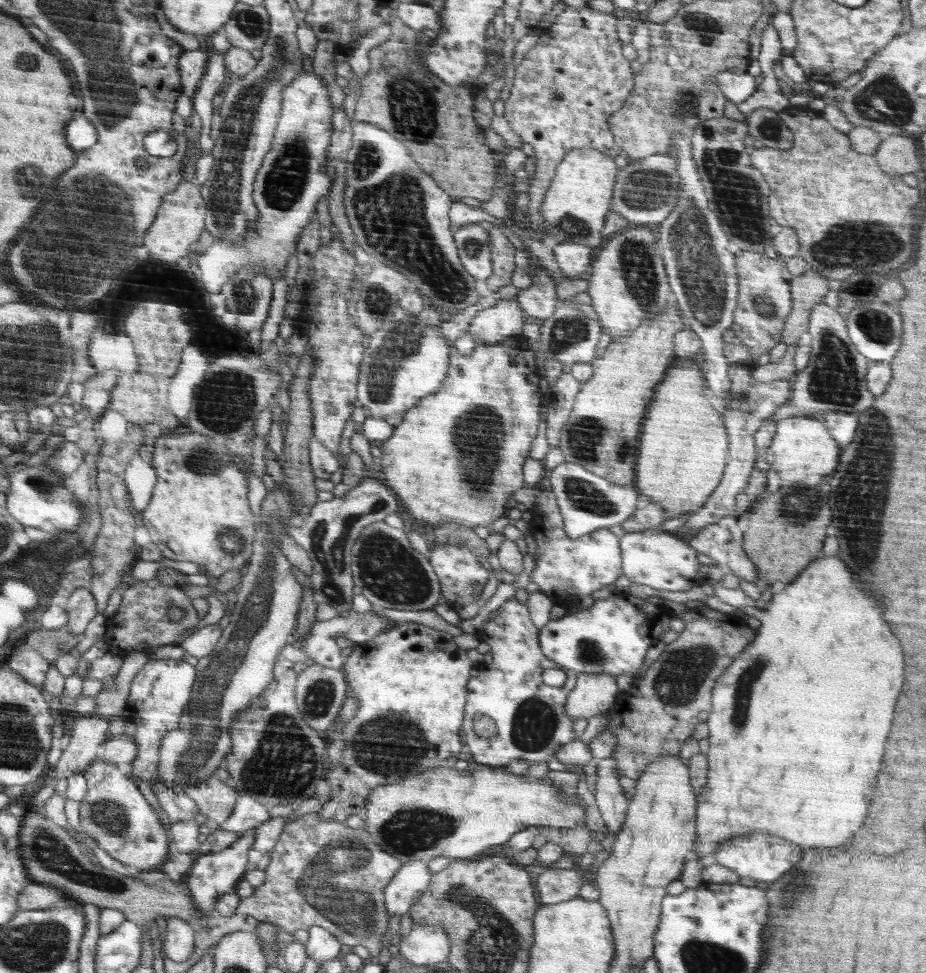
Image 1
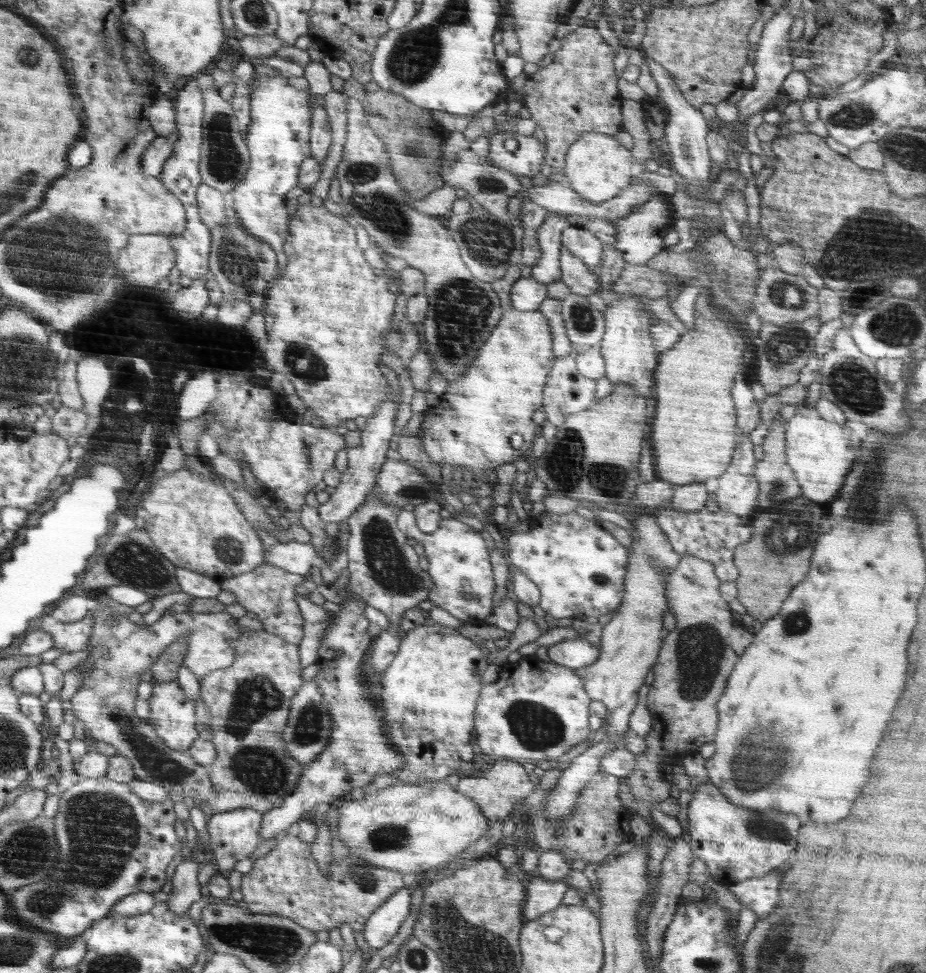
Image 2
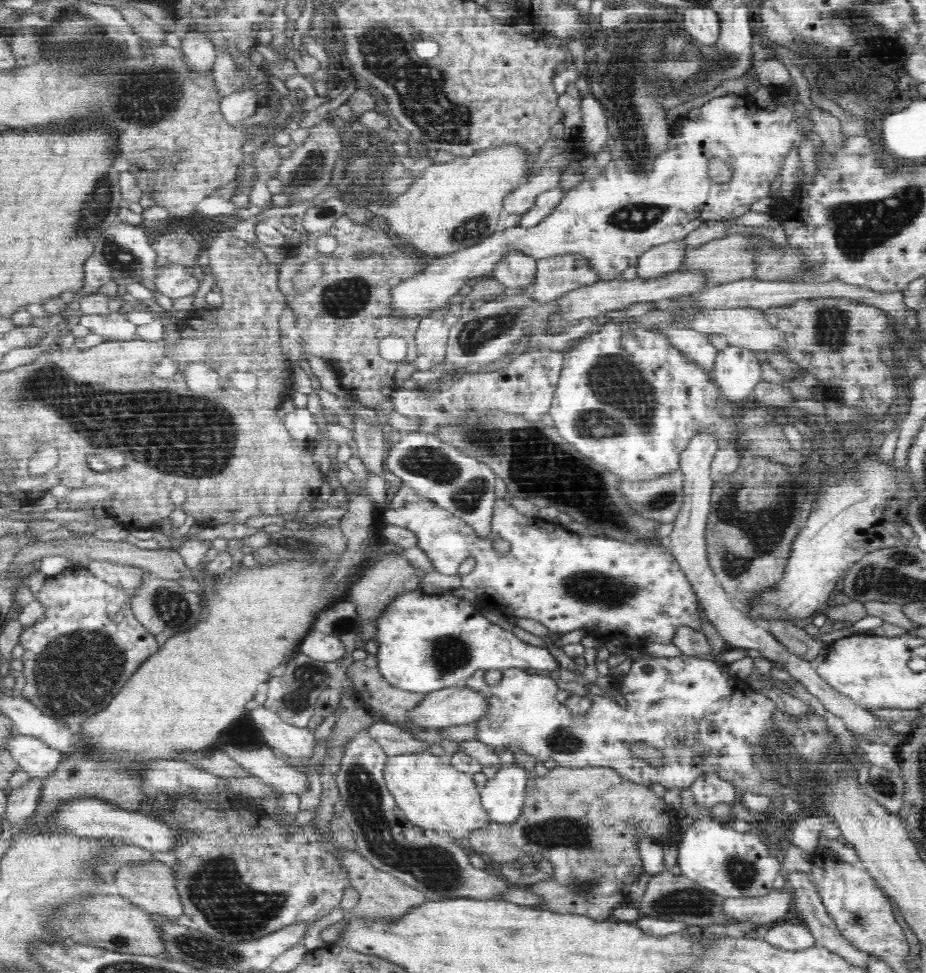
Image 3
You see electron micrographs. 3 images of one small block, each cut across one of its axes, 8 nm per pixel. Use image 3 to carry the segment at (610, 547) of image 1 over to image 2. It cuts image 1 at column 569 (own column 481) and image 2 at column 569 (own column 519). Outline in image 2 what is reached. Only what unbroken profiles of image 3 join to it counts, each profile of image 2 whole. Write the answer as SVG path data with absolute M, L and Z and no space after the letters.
M576 510L568 513L544 511L540 516L536 517L536 524L538 525L528 531L517 532L516 534L506 532L504 542L506 543L506 558L512 566L512 569L524 571L524 573L534 581L534 584L538 586L540 592L540 608L545 612L550 613L554 619L570 618L590 621L596 621L598 617L611 611L614 612L625 598L625 577L629 572L629 555L624 546L622 546L615 536L597 524L596 521L586 519L586 516L582 516L577 513Z

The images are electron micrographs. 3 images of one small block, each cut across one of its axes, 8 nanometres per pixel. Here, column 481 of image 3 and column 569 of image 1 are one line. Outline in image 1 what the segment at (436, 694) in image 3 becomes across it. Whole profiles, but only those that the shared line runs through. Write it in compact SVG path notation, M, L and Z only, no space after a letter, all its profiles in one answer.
M577 675L577 684L569 695L565 708L573 718L592 718L606 713L616 703L616 676Z

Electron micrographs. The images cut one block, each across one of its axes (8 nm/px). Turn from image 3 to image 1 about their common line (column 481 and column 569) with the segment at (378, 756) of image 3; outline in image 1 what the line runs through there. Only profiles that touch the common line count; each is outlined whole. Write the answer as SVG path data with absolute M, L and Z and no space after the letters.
M548 867L538 878L538 896L543 905L564 903L578 897L584 884L584 876L574 869L554 869Z

